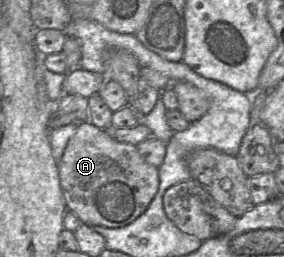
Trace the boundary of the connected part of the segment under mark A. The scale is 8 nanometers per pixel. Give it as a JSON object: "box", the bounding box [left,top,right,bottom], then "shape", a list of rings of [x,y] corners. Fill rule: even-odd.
{"box":[58,121,159,228],"shape":[[[89,121],[78,124],[58,162],[67,210],[89,227],[120,228],[142,215],[159,188],[159,168],[148,164],[136,146],[111,138]]]}

